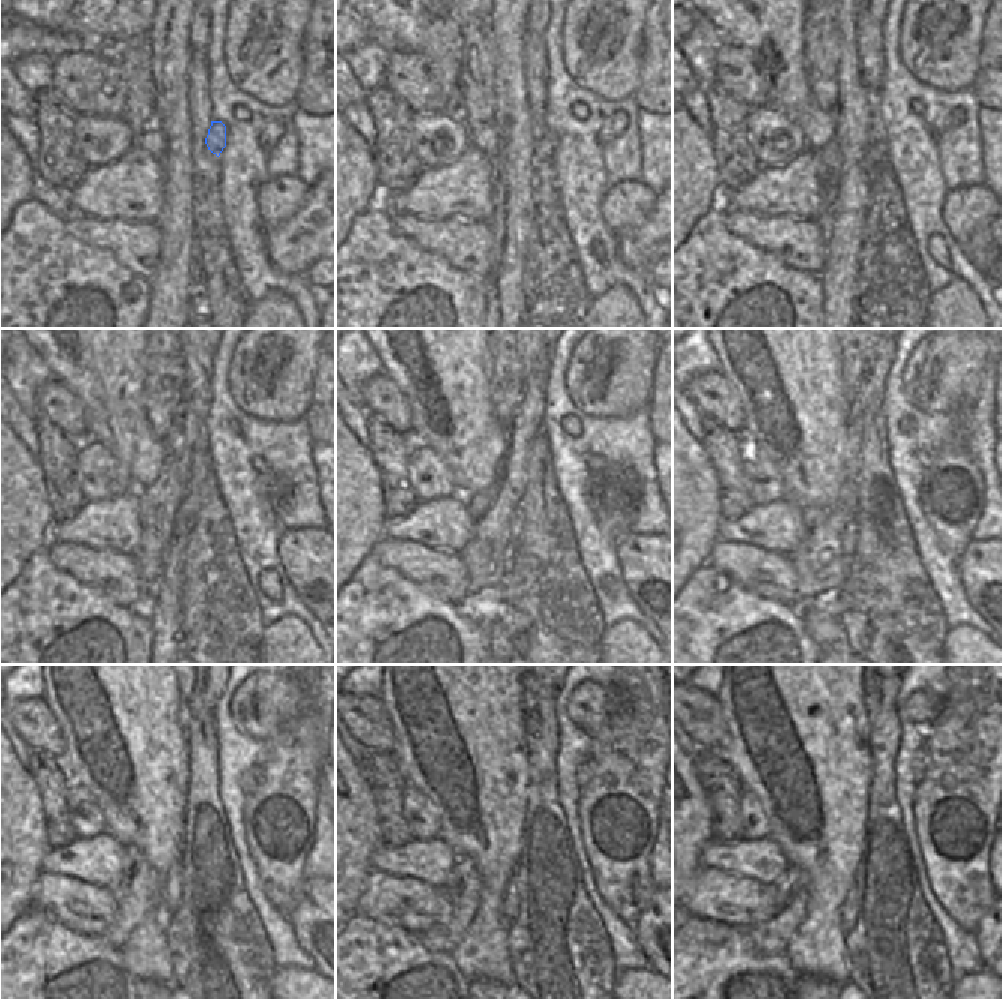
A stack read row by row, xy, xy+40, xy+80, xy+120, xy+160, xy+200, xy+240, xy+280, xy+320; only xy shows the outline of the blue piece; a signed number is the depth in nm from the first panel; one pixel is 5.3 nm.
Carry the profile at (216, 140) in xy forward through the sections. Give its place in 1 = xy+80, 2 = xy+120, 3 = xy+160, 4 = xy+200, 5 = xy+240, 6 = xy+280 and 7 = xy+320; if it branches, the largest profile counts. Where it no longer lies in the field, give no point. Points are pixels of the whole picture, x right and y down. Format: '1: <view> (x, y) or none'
1: xy+80 (878, 152)
2: xy+120 (189, 505)
3: xy+160 (515, 525)
4: xy+200 (849, 534)
5: xy+240 (173, 880)
6: xy+280 (510, 901)
7: xy+320 (851, 907)

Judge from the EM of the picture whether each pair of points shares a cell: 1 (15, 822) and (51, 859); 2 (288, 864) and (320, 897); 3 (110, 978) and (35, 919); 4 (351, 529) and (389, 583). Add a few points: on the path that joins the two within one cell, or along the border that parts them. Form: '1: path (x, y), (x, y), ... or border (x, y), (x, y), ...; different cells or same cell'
1: border (50, 847), (41, 861), (42, 870); different cells
2: border (308, 877), (291, 913); different cells
3: path (95, 958), (74, 958), (54, 939); same cell
4: border (372, 552), (351, 577); different cells

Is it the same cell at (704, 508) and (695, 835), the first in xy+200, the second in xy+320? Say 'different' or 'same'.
same

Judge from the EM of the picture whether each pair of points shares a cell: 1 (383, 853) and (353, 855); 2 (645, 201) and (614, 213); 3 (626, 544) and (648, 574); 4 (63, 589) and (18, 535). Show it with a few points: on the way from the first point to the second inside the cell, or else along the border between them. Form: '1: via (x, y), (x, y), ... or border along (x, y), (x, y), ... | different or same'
1: border along (381, 843), (374, 852), (369, 867) | different
2: via (638, 201), (632, 201), (621, 209) | same
3: via (633, 552), (648, 567) | same
4: border along (48, 540), (26, 561), (15, 580) | different

